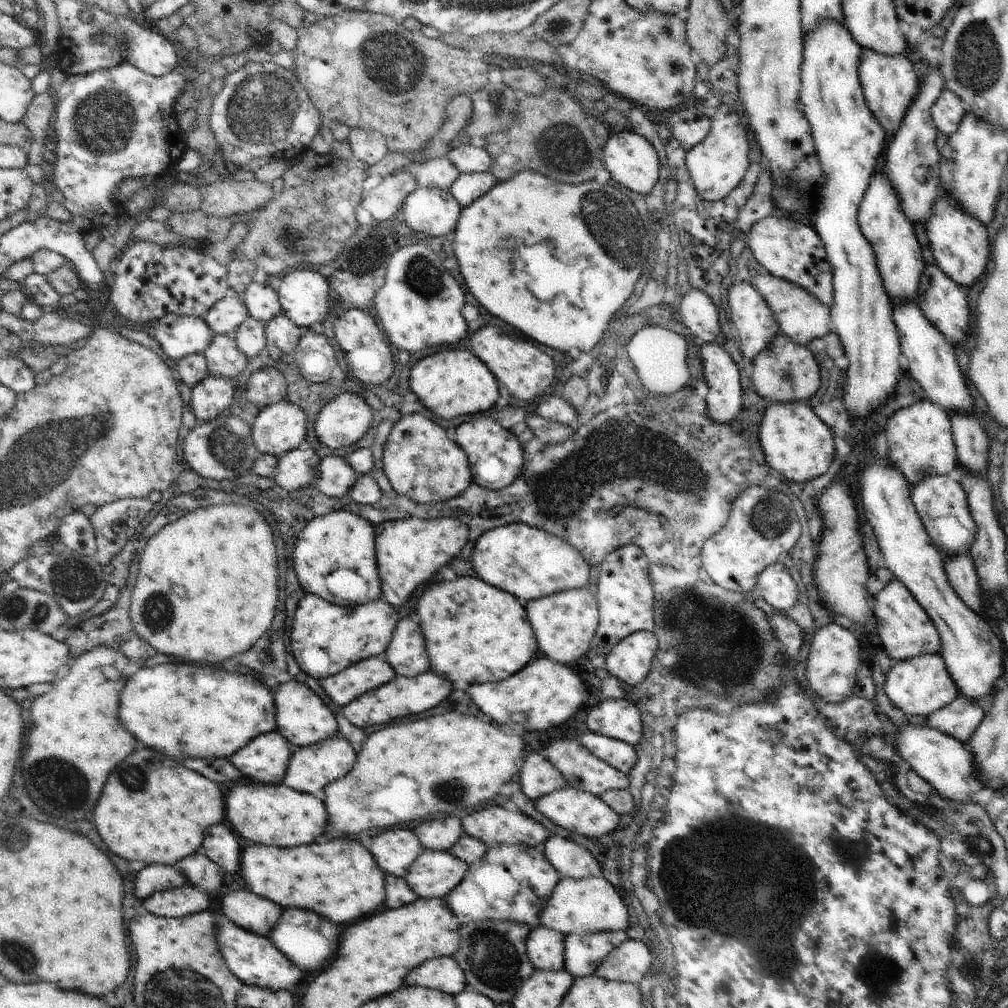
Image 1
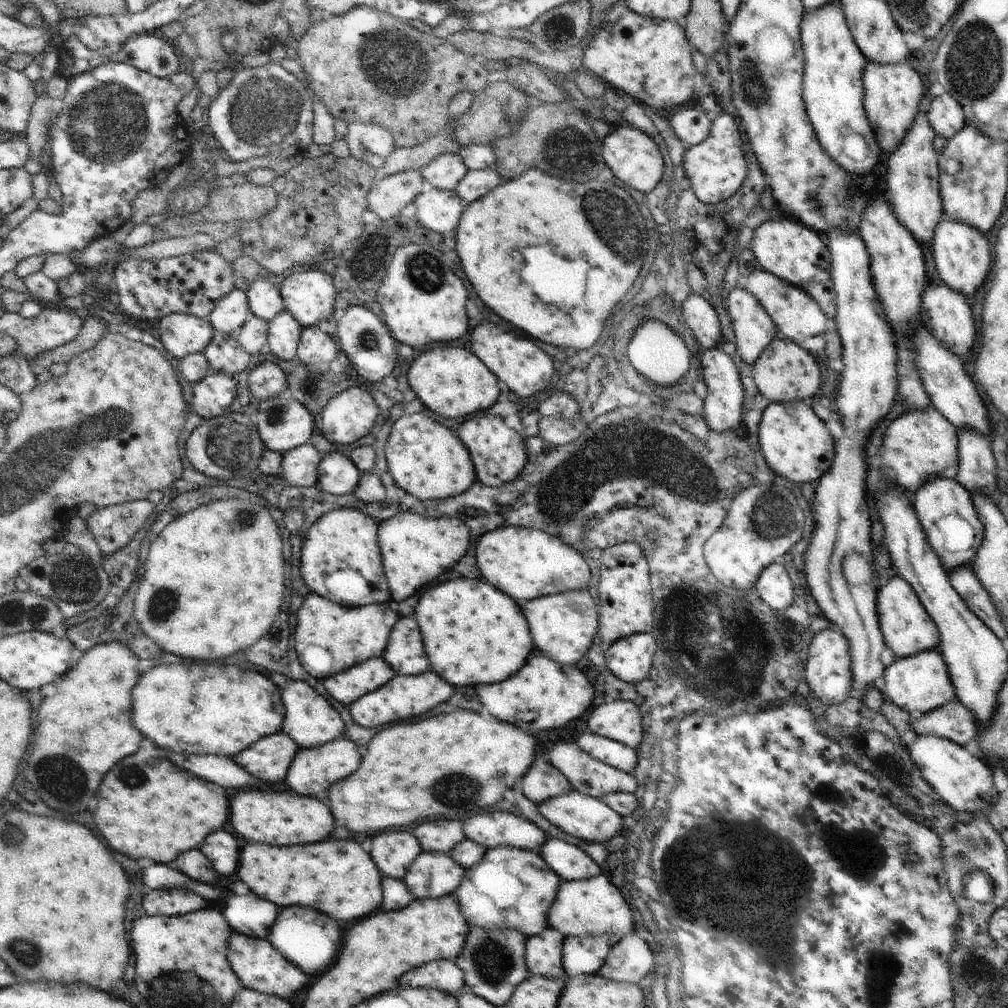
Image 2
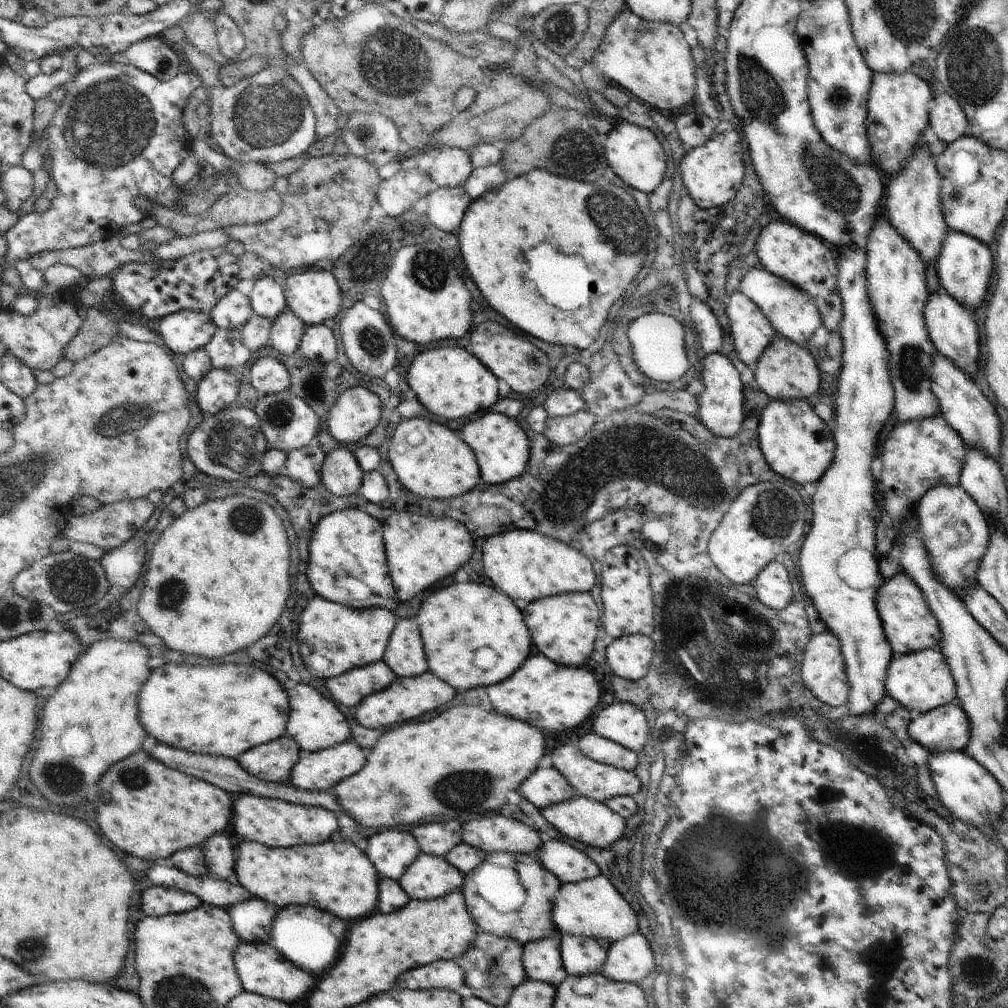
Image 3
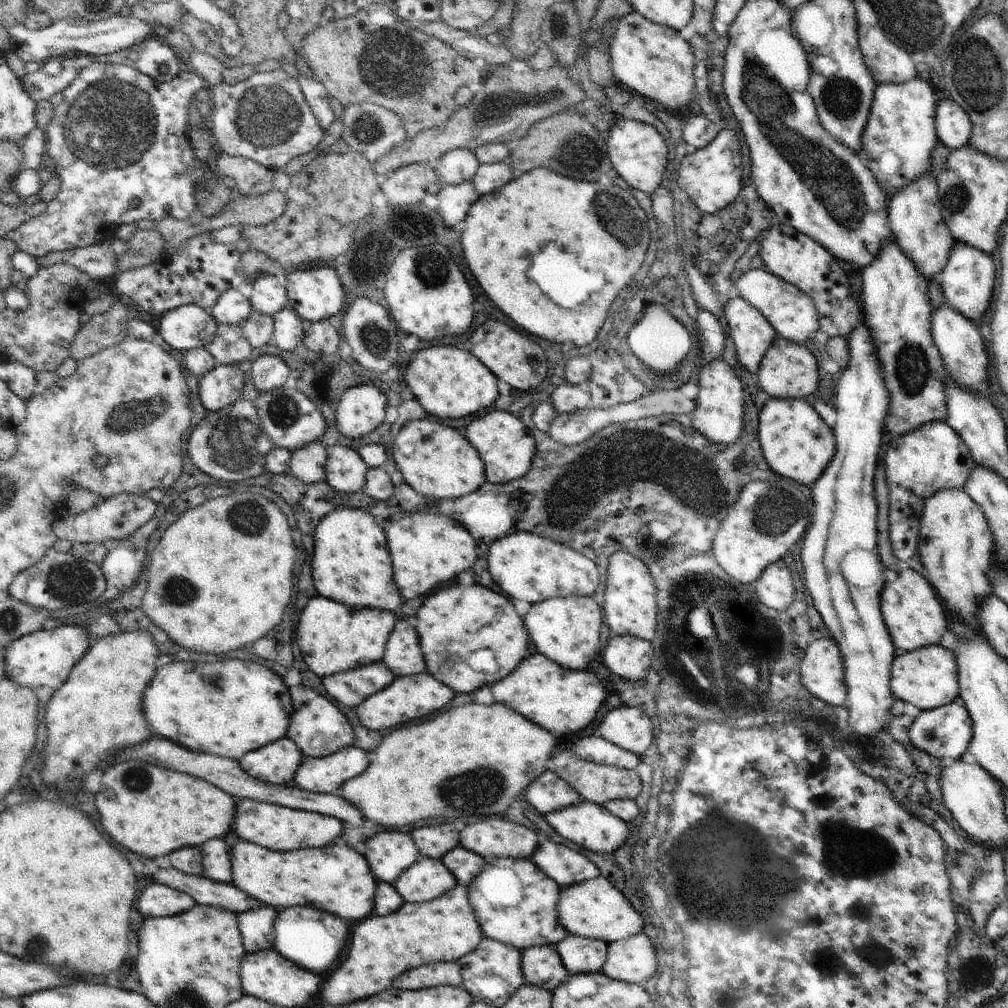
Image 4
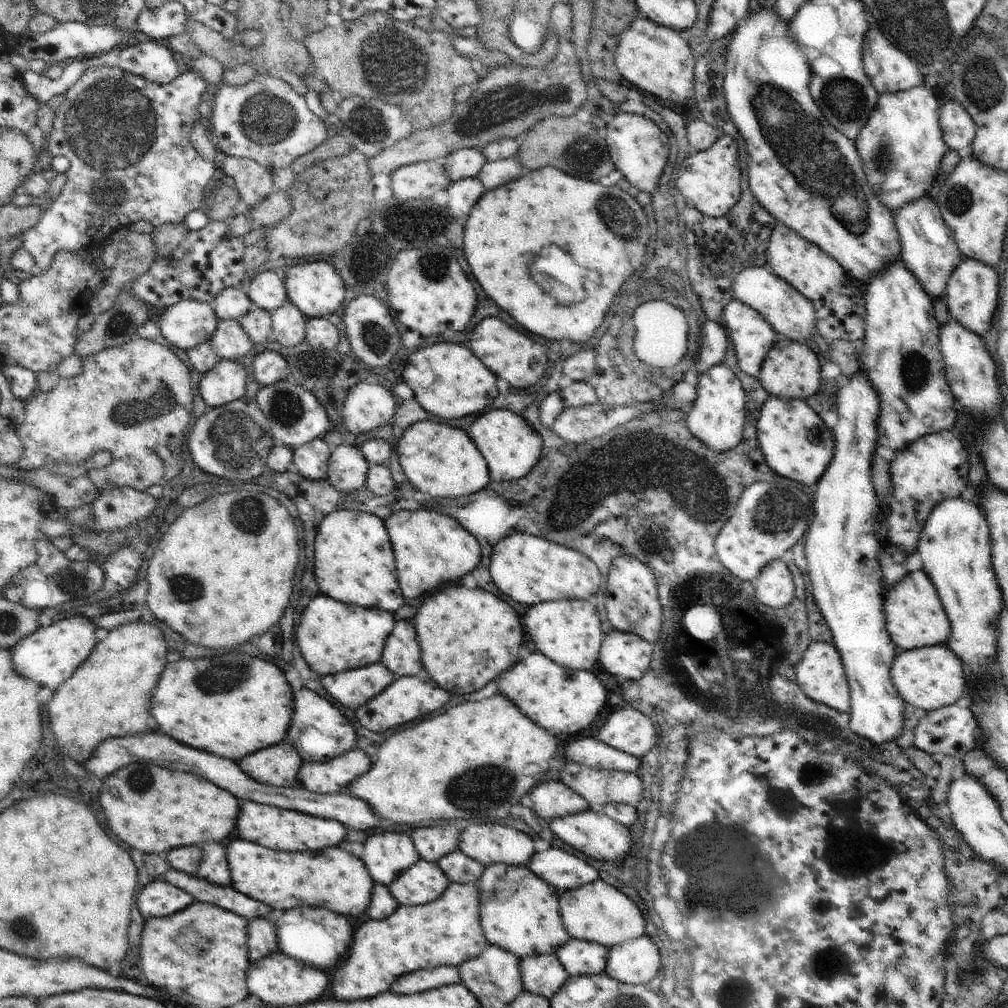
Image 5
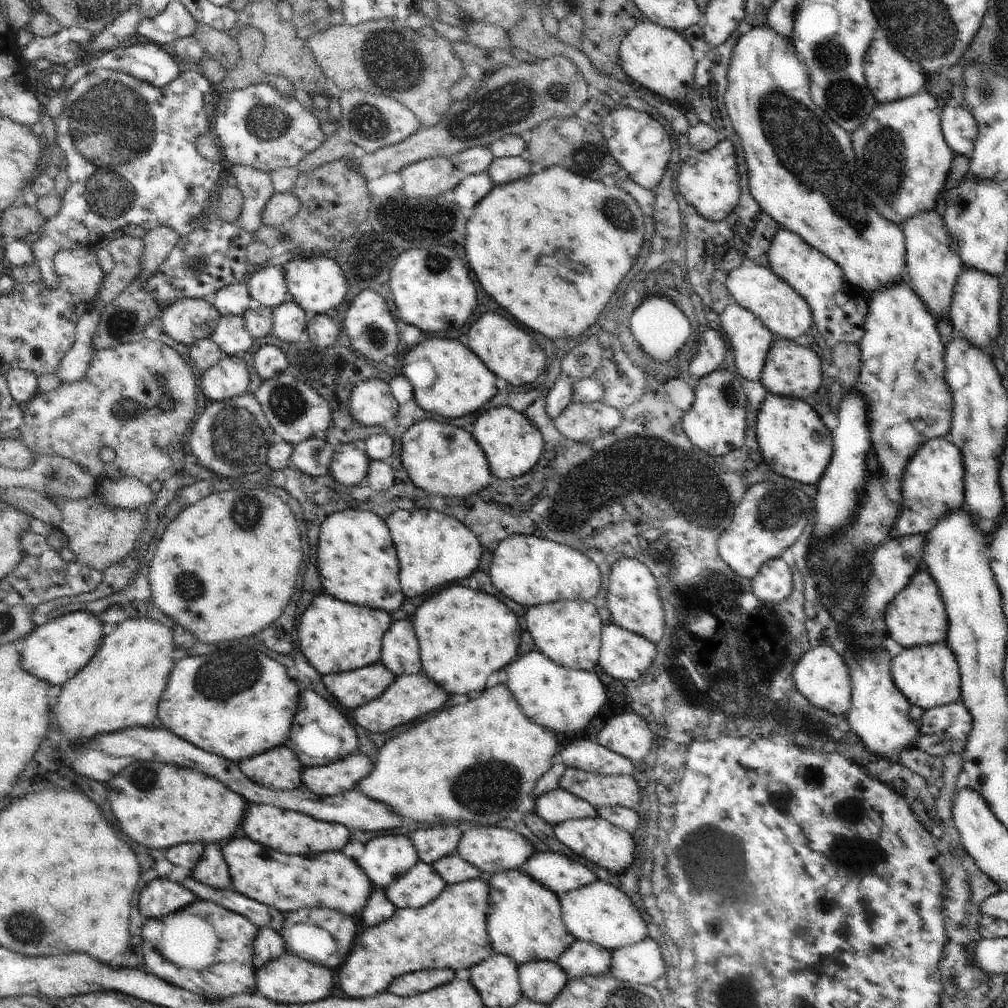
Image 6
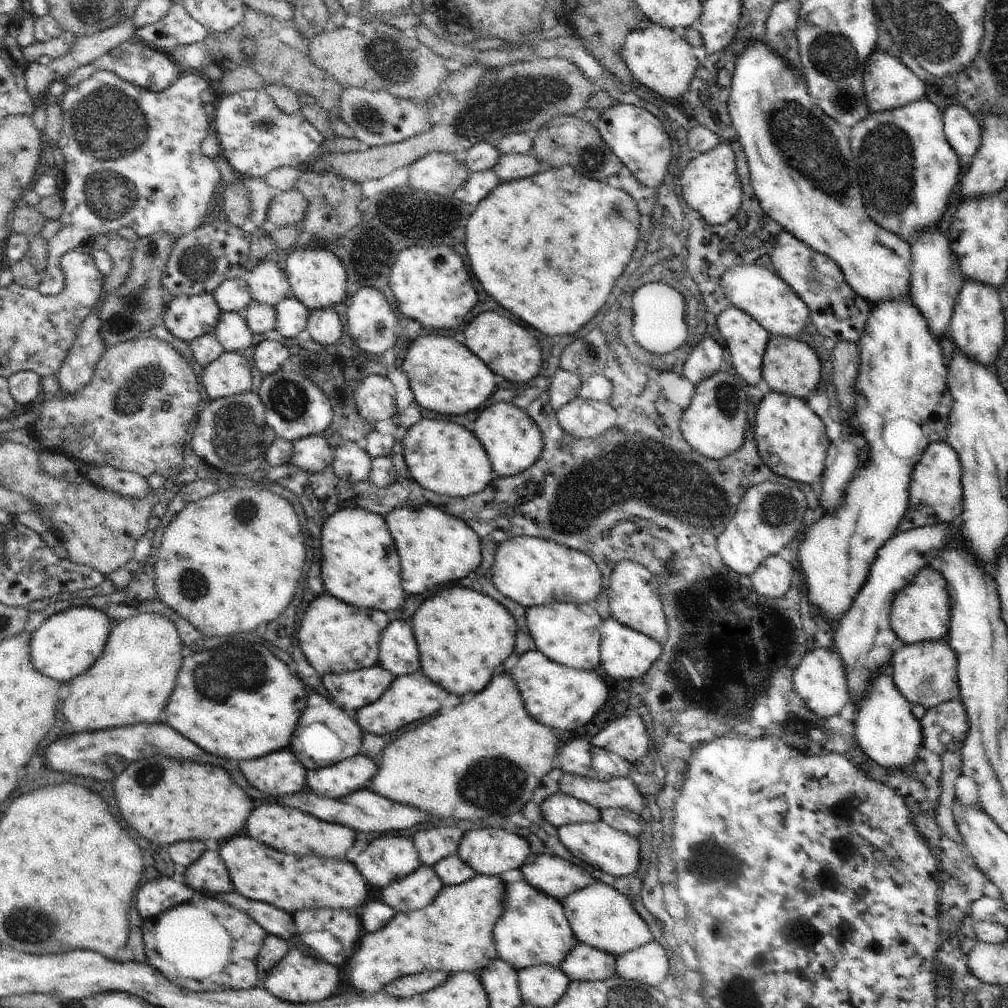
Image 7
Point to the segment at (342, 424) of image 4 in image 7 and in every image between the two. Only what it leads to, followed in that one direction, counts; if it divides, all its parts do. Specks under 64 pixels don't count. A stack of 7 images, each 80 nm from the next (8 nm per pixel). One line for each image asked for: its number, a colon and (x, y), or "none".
5: (369, 405)
6: (371, 403)
7: (375, 397)

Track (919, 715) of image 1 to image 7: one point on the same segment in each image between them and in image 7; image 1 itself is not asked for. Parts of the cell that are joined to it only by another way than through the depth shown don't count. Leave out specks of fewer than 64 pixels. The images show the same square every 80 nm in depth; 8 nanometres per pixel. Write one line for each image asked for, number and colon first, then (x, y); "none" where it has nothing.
2: (920, 683)
3: (921, 680)
4: (928, 677)
5: (931, 677)
6: (928, 676)
7: (925, 673)

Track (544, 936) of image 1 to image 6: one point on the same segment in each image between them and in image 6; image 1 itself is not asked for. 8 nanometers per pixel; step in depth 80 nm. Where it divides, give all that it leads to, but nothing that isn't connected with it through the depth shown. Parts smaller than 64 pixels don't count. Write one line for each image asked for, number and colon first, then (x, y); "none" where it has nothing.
2: (543, 955)
3: (542, 962)
4: (542, 967)
5: (543, 975)
6: (541, 981)

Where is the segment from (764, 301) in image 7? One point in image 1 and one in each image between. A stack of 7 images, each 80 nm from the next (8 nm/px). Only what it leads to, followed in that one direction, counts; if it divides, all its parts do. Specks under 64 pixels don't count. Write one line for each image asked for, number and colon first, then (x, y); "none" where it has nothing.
1: (802, 317)
2: (797, 316)
3: (792, 312)
4: (793, 314)
5: (787, 310)
6: (783, 311)

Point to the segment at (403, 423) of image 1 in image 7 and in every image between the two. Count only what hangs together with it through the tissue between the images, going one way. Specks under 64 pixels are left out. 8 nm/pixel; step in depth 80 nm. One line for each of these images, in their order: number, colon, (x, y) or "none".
2: (425, 459)
3: (431, 460)
4: (438, 461)
5: (443, 461)
6: (443, 459)
7: (444, 457)

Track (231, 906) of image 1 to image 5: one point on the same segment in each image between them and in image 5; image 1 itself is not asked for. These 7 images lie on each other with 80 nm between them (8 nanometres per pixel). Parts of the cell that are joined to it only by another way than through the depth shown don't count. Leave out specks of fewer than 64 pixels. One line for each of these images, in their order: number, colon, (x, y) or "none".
2: (250, 915)
3: (253, 919)
4: (257, 925)
5: (263, 941)

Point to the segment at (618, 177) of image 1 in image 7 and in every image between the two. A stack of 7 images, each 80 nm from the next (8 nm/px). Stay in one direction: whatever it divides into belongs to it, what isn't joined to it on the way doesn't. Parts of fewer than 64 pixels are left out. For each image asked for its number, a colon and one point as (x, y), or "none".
2: (634, 158)
3: (635, 153)
4: (637, 150)
5: (638, 147)
6: (640, 144)
7: (634, 135)

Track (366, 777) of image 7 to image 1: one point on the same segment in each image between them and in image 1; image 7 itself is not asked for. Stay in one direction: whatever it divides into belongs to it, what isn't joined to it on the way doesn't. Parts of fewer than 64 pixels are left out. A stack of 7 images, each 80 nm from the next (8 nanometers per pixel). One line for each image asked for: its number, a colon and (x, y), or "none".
1: (310, 769)
2: (313, 771)
3: (319, 771)
4: (327, 774)
5: (334, 776)
6: (331, 780)

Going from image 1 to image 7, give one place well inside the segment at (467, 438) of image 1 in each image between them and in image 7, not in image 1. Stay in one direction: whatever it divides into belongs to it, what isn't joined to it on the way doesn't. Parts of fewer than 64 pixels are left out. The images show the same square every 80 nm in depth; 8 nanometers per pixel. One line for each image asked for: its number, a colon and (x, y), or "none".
2: (499, 453)
3: (502, 448)
4: (507, 448)
5: (511, 447)
6: (513, 444)
7: (513, 441)

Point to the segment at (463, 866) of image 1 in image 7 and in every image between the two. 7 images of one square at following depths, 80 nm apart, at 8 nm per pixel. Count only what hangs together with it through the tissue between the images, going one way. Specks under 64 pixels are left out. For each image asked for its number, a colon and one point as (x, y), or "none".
2: (432, 875)
3: (429, 877)
4: (427, 879)
5: (423, 882)
6: (422, 884)
7: (415, 891)

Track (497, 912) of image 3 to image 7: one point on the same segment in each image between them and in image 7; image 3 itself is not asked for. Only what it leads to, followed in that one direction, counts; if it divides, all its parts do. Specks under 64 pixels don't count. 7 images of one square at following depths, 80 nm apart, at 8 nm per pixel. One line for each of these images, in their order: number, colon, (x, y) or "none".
4: (515, 902)
5: (519, 912)
6: (525, 922)
7: (533, 930)

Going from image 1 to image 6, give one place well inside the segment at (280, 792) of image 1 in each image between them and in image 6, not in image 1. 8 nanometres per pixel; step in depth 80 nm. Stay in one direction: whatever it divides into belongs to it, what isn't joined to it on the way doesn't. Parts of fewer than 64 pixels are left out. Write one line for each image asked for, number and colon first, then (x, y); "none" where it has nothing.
2: (284, 818)
3: (271, 822)
4: (272, 826)
5: (278, 829)
6: (294, 833)

